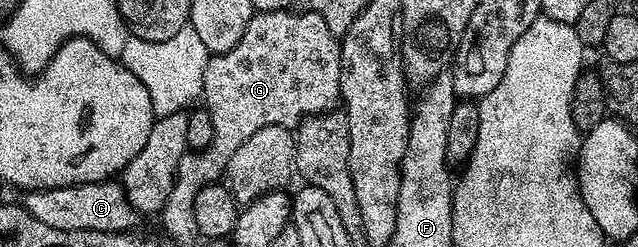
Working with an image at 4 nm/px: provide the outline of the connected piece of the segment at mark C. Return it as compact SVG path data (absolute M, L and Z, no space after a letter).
M115 180L88 181L85 185L67 185L57 189L34 189L23 194L22 204L34 219L46 223L50 227L58 227L58 231L126 231L137 228L138 214L136 208L128 202L128 196Z

